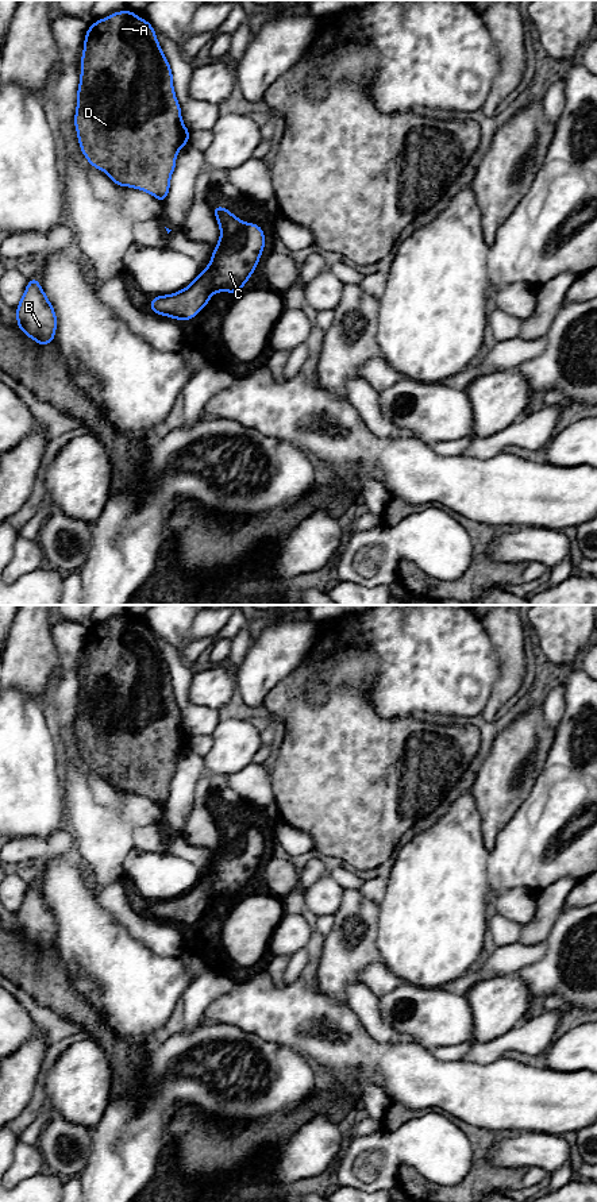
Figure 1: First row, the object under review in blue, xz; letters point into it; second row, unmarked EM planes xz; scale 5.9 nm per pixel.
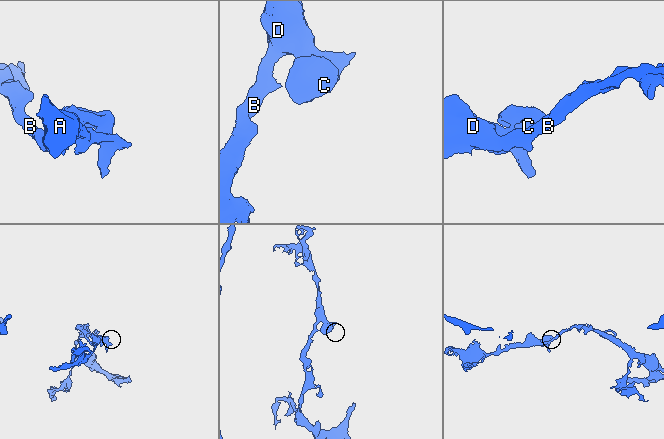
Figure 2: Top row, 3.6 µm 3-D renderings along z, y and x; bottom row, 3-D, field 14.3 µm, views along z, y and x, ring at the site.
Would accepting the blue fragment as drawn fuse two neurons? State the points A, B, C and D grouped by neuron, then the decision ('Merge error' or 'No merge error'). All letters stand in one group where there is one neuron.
Groups: A B C D. No merge error

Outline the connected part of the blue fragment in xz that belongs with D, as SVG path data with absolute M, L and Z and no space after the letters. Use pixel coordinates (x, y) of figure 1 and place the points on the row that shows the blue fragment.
M132 11L95 22L85 34L80 68L74 126L82 154L116 185L145 190L163 204L177 153L189 143L189 130L182 123L170 65L155 30Z

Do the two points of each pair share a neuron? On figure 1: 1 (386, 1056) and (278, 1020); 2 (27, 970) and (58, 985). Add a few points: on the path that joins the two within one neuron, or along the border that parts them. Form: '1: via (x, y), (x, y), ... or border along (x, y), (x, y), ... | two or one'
1: via (359, 1056), (351, 1055), (342, 1046), (305, 1037) | one
2: via (35, 971), (50, 983) | one

